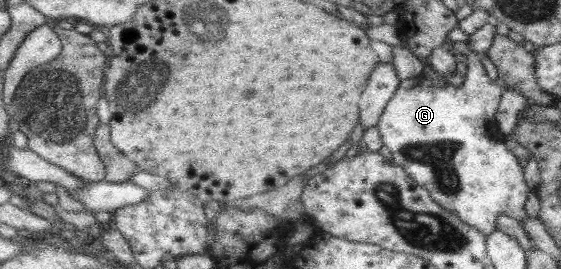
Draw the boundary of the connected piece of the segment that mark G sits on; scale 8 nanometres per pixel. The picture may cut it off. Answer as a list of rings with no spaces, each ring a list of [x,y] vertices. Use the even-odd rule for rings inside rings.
[[[458,41],[451,47],[473,63],[466,65],[468,72],[460,87],[454,88],[448,80],[436,80],[436,76],[416,76],[415,79],[404,80],[387,104],[378,127],[394,162],[404,167],[418,184],[427,188],[438,204],[455,212],[465,223],[488,236],[498,230],[500,214],[508,214],[520,222],[528,218],[524,206],[531,191],[524,180],[524,167],[520,166],[518,157],[508,150],[506,136],[500,132],[495,120],[504,86],[488,78],[488,72],[480,61],[482,56],[471,51],[467,44]]]

